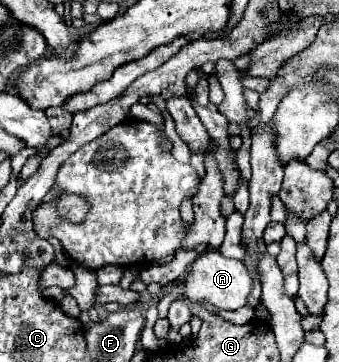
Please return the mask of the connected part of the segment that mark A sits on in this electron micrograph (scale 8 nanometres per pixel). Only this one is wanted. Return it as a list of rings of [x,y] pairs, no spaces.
[[[208,249],[192,263],[190,273],[186,277],[186,293],[184,295],[192,303],[200,303],[202,299],[206,299],[218,309],[234,311],[234,309],[240,309],[240,307],[244,307],[248,303],[252,287],[254,287],[252,275],[248,273],[248,269],[246,269],[246,265],[242,261],[226,259],[220,251]]]

